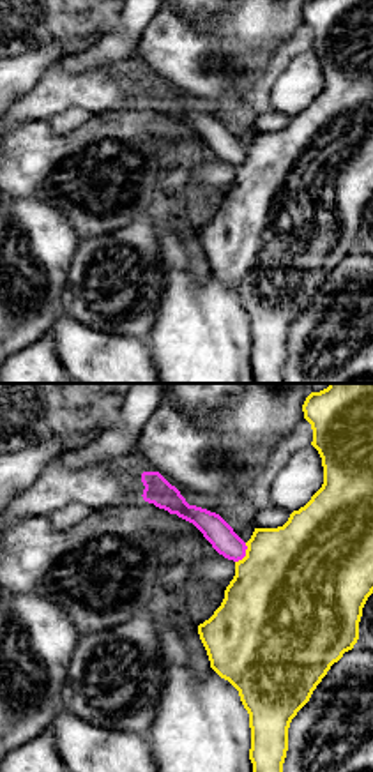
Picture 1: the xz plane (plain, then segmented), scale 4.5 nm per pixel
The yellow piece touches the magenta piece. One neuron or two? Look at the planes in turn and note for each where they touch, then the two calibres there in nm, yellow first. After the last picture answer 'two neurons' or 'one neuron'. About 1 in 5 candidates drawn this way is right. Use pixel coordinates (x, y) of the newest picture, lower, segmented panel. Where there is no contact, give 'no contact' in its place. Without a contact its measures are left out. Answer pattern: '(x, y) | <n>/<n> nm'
(246, 553) | 500/120 nm

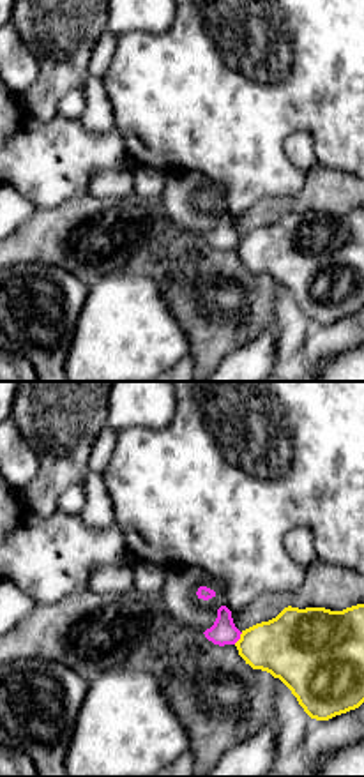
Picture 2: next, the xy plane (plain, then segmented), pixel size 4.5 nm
(241, 638) | 320/120 nm

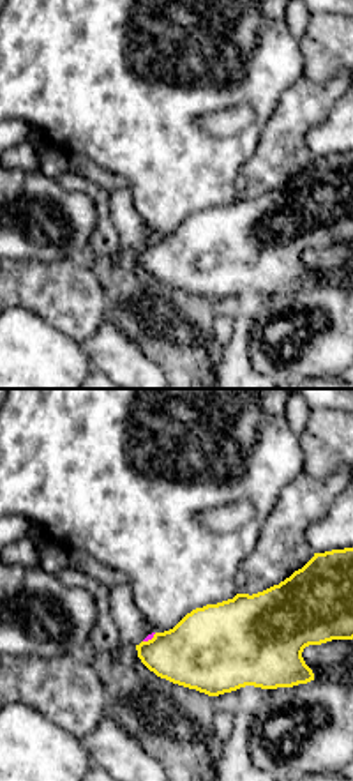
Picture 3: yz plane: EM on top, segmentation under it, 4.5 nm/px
(149, 640) | 340/20 nm

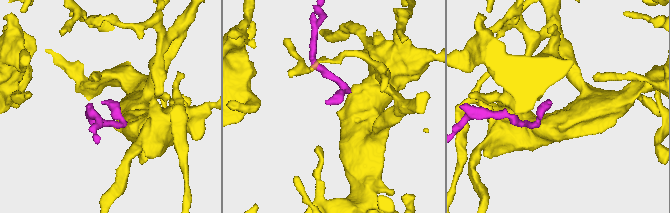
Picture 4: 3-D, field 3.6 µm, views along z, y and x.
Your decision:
two neurons

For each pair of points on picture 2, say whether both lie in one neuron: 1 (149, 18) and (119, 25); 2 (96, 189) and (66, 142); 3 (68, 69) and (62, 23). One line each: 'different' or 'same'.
1: same
2: different
3: same

